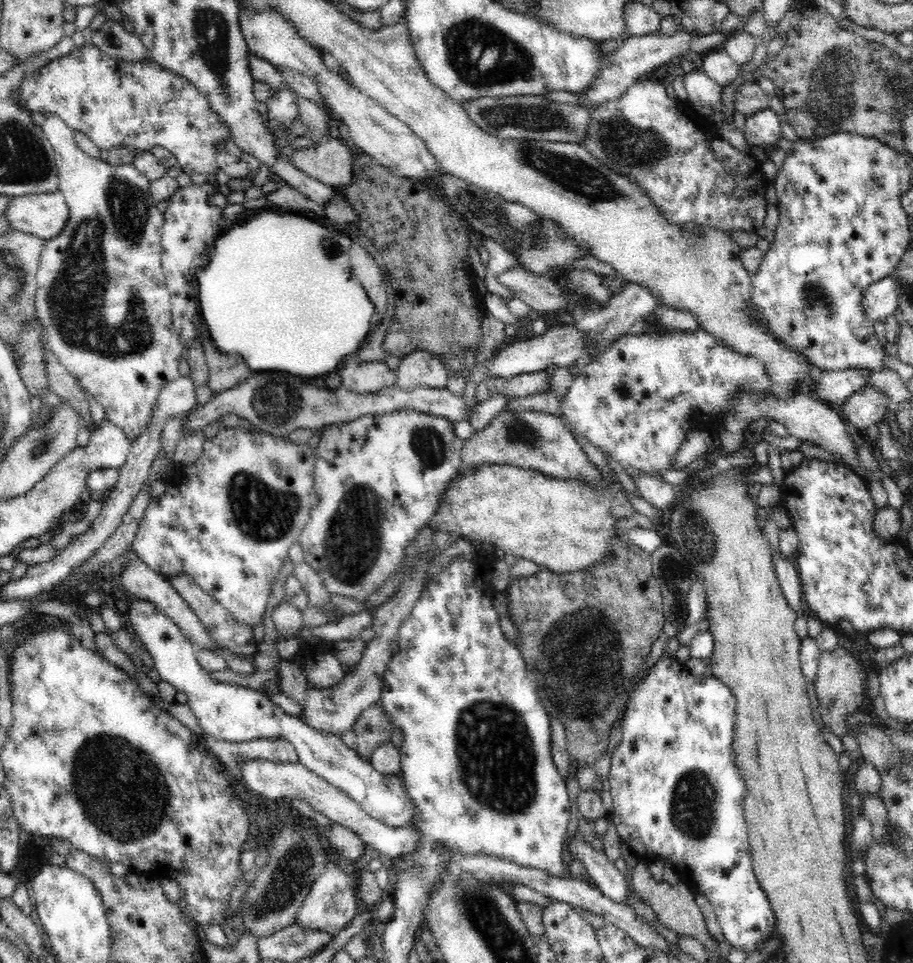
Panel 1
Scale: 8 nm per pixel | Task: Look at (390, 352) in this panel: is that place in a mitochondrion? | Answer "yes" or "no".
no

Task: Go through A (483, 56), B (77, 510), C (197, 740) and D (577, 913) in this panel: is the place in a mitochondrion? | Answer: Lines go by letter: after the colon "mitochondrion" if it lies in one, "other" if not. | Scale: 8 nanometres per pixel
A: mitochondrion
B: other
C: other
D: other

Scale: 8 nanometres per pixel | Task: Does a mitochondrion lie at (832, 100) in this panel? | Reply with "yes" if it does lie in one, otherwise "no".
yes

